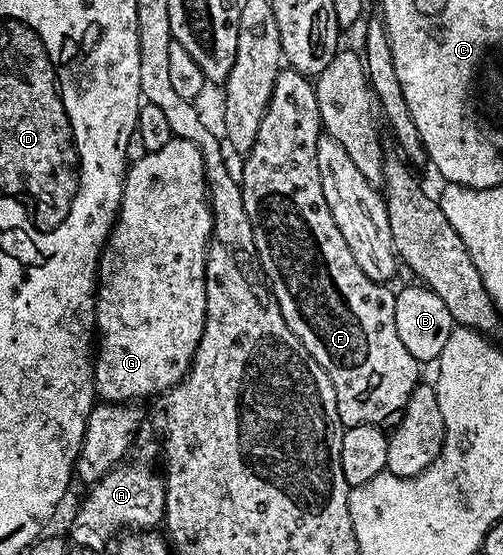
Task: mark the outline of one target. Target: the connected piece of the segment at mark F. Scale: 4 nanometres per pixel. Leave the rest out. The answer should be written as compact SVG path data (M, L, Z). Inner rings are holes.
M293 69L279 71L276 85L272 89L272 97L268 101L268 109L260 121L260 129L256 129L256 142L250 151L245 152L243 158L246 160L242 163L242 175L240 174L242 208L244 213L248 213L248 220L251 222L251 231L255 237L256 253L259 255L262 274L265 275L270 294L279 303L280 313L283 315L288 329L292 329L292 333L296 333L296 337L302 342L306 352L320 364L324 373L328 373L328 377L332 381L332 389L336 393L338 420L346 427L355 427L361 423L382 425L385 424L385 419L393 420L406 408L408 397L420 382L420 376L418 376L420 364L412 357L412 353L408 353L408 349L404 349L404 341L400 341L400 333L396 333L395 292L389 291L391 289L389 286L364 277L364 269L360 269L360 265L356 265L356 257L352 257L352 249L348 249L348 241L344 241L344 233L340 233L340 229L336 229L336 221L328 209L328 201L324 201L324 189L320 185L320 169L316 161L316 145L318 138L323 133L324 128L318 108L318 98L314 92L314 83L299 71Z

